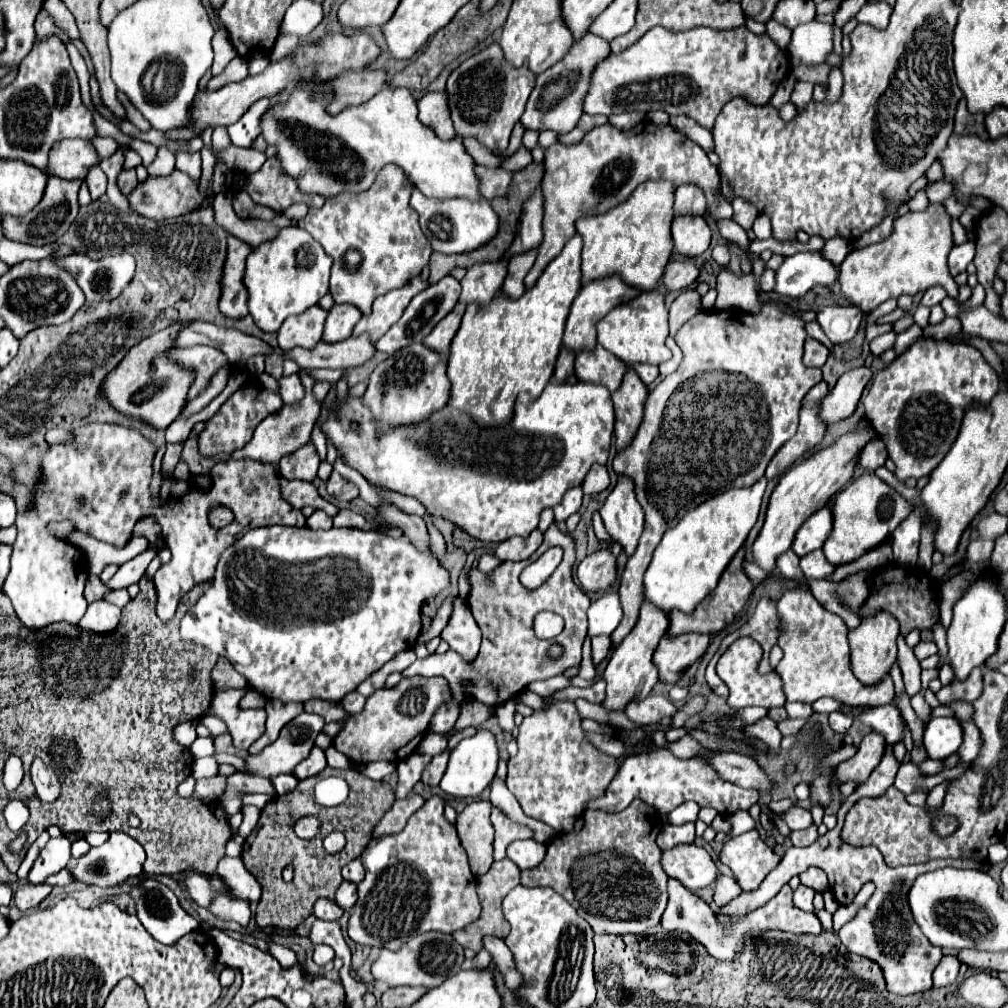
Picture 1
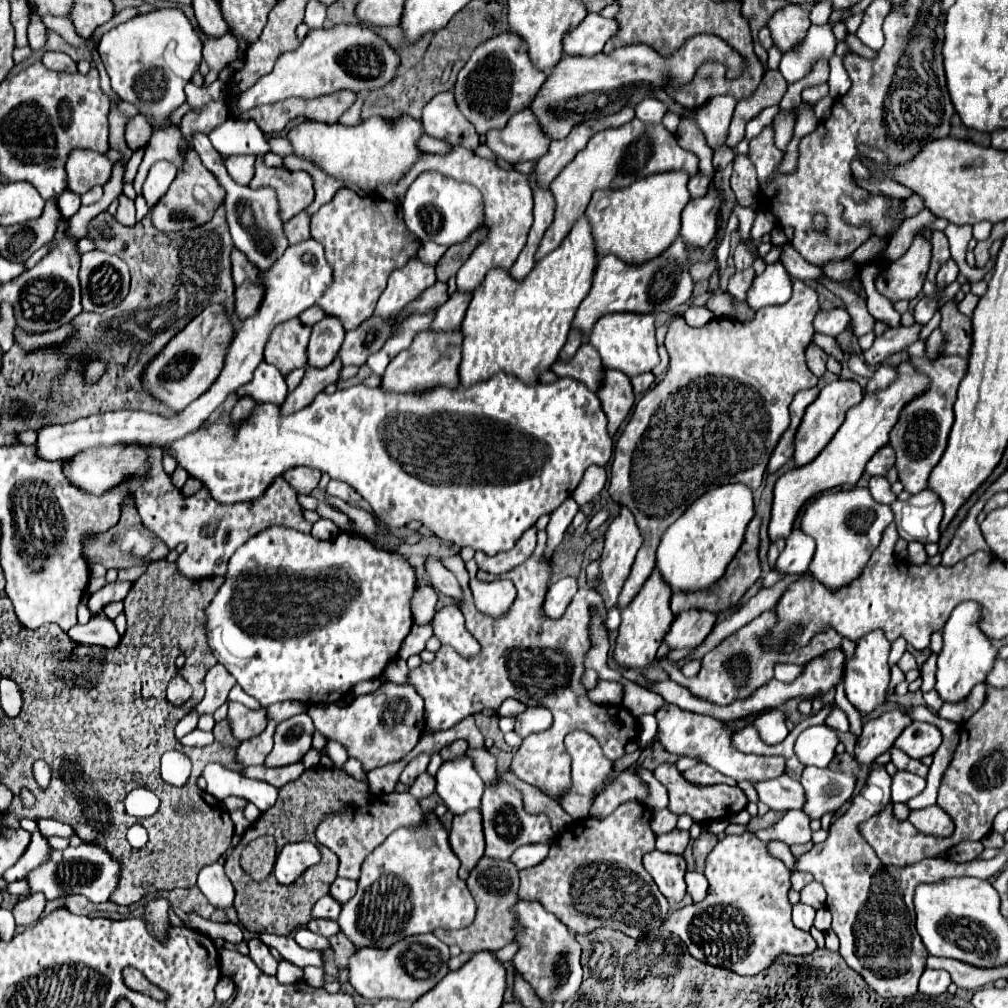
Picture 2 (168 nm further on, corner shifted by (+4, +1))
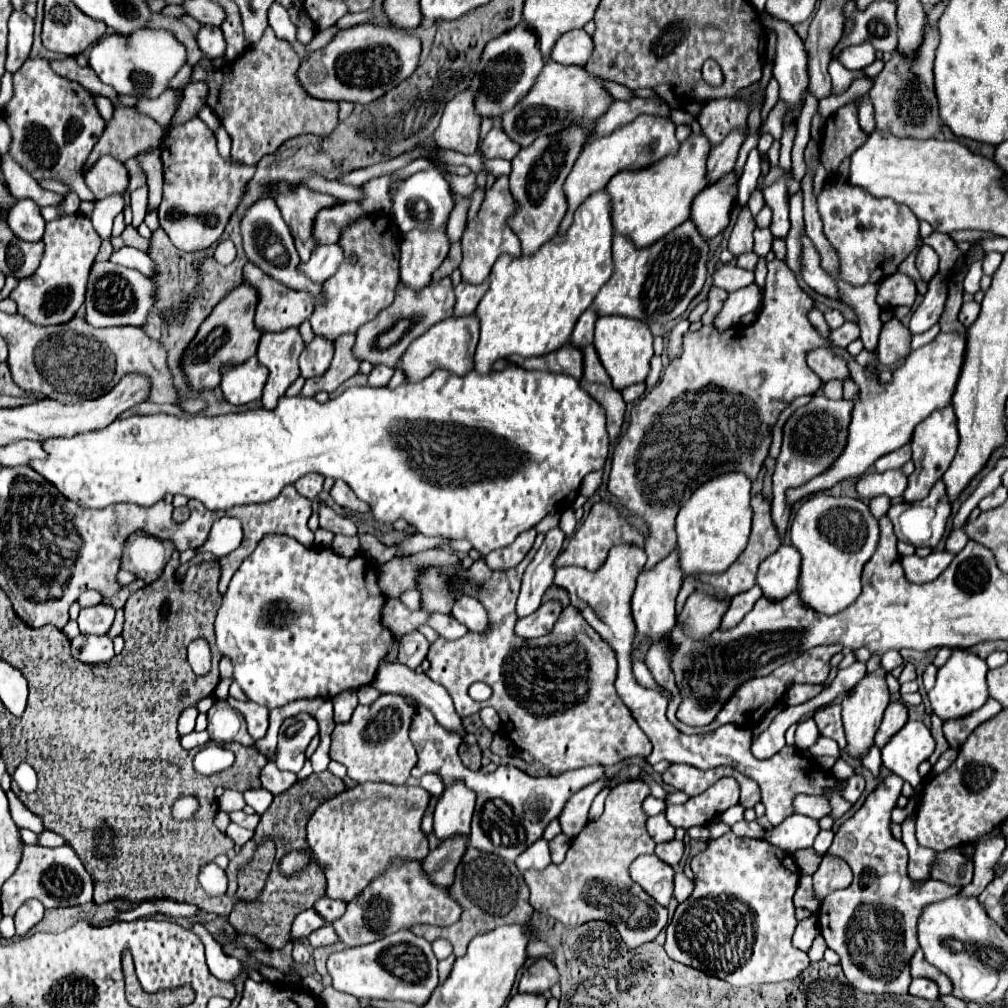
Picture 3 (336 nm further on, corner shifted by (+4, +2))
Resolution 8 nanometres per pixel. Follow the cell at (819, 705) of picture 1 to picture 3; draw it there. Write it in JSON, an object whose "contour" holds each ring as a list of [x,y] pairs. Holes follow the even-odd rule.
{"contour":[[[911,797],[909,803],[907,803],[907,807],[895,807],[895,809],[893,809],[893,817],[891,817],[891,819],[893,819],[895,823],[903,823],[905,817],[909,817],[909,815],[915,813],[917,805],[919,805],[919,801],[917,801],[915,797]]]}

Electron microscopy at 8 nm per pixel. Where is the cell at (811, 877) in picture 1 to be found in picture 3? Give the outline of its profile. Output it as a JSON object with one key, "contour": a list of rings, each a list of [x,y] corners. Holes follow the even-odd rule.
{"contour":[[[801,875],[799,879],[799,887],[795,893],[795,907],[807,907],[813,913],[819,909],[819,901],[813,895],[813,883],[809,875]]]}

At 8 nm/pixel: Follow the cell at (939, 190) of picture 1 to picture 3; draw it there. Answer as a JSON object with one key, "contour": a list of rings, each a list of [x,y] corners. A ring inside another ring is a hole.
{"contour":[[[829,179],[819,199],[823,231],[839,253],[841,277],[853,285],[875,281],[877,275],[893,275],[897,265],[913,251],[919,239],[919,221],[915,213],[889,197],[873,197],[861,187],[847,185],[843,179]]]}

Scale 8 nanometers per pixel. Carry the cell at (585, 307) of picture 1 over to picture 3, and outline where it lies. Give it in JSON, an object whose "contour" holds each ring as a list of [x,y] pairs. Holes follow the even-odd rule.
{"contour":[[[691,221],[673,229],[651,247],[635,249],[623,235],[613,237],[613,275],[593,299],[595,313],[623,315],[645,323],[667,323],[683,315],[707,279],[707,239],[703,239]]]}

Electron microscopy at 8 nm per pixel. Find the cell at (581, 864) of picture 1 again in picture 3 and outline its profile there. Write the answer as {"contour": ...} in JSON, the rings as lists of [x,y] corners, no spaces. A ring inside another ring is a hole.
{"contour":[[[627,781],[627,783],[613,787],[611,793],[607,795],[603,815],[595,821],[589,821],[583,827],[583,831],[573,839],[563,863],[559,863],[559,865],[551,863],[543,871],[531,869],[531,871],[523,873],[525,883],[531,891],[529,903],[533,905],[535,911],[555,917],[567,929],[575,929],[593,919],[607,921],[609,925],[613,925],[619,931],[621,939],[629,947],[639,947],[647,941],[653,941],[659,935],[659,931],[667,925],[667,909],[657,905],[657,901],[653,901],[653,897],[649,897],[649,893],[643,893],[643,889],[637,883],[633,883],[629,877],[629,865],[633,863],[633,859],[641,853],[653,853],[653,849],[655,849],[655,841],[651,839],[651,835],[647,833],[647,827],[645,827],[647,815],[641,809],[641,801],[649,793],[651,791],[649,791],[647,783],[643,783],[643,781]]]}

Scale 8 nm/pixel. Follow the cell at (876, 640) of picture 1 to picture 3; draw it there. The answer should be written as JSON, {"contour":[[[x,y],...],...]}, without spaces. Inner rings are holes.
{"contour":[[[879,665],[873,673],[867,673],[851,691],[847,691],[841,701],[843,727],[845,727],[845,735],[847,735],[847,751],[851,757],[861,757],[873,745],[873,735],[879,729],[883,711],[891,703],[891,693],[885,683],[885,677],[887,677],[887,671]]]}

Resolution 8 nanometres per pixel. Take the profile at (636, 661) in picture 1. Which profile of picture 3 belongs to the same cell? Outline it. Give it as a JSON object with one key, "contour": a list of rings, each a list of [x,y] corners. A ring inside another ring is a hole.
{"contour":[[[673,551],[669,557],[665,557],[663,561],[659,561],[651,571],[645,571],[637,577],[637,587],[633,593],[633,601],[631,601],[631,611],[633,611],[633,621],[635,621],[635,629],[639,635],[647,637],[649,645],[655,645],[657,641],[661,641],[661,637],[665,637],[665,633],[669,633],[669,629],[675,627],[675,597],[679,593],[683,581],[683,573],[677,565],[677,553]]]}

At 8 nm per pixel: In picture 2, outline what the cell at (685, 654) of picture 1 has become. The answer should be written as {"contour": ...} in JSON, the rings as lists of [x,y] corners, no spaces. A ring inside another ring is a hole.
{"contour":[[[685,610],[675,616],[675,622],[671,624],[671,630],[665,636],[665,644],[669,644],[671,650],[675,648],[695,648],[699,646],[709,632],[713,630],[717,620],[717,614],[707,610]]]}

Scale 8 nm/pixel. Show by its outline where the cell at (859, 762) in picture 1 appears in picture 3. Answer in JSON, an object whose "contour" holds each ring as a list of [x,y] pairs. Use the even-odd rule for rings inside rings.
{"contour":[[[889,703],[889,707],[885,709],[885,717],[881,721],[881,727],[875,733],[875,745],[881,749],[899,729],[903,729],[905,721],[909,721],[907,707],[903,703]]]}

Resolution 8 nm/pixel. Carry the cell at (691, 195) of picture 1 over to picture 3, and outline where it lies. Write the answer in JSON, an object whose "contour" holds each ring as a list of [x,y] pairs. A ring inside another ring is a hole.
{"contour":[[[735,129],[735,131],[729,133],[729,137],[721,145],[711,149],[709,159],[707,159],[707,179],[709,179],[709,183],[717,183],[725,173],[733,171],[739,147],[745,141],[745,137],[747,137],[747,131]]]}

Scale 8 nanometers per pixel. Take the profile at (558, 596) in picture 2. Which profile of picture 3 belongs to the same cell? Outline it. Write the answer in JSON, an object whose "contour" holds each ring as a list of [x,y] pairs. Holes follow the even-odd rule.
{"contour":[[[559,599],[541,603],[537,613],[531,613],[529,617],[523,617],[523,619],[517,621],[515,633],[519,637],[525,637],[525,639],[541,637],[541,635],[545,635],[545,633],[549,633],[553,629],[553,625],[559,619],[561,611],[563,611],[563,605],[561,605]]]}

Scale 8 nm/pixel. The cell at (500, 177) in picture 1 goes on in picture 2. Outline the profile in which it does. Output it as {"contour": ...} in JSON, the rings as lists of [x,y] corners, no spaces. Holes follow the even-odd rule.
{"contour":[[[453,146],[447,154],[423,154],[419,158],[419,162],[415,162],[407,174],[403,174],[393,184],[379,184],[375,188],[375,194],[387,202],[401,204],[411,182],[421,172],[427,172],[427,170],[441,172],[457,182],[473,184],[483,196],[483,226],[487,228],[487,236],[485,236],[485,240],[479,242],[479,246],[471,252],[469,260],[457,272],[457,288],[461,292],[473,292],[483,282],[485,274],[491,268],[501,266],[501,268],[509,270],[513,266],[513,262],[517,260],[517,254],[523,250],[523,246],[527,242],[527,232],[533,224],[533,192],[529,190],[529,184],[527,184],[529,176],[525,176],[517,170],[503,170],[493,160],[483,160],[483,158],[475,156],[471,150]]]}

